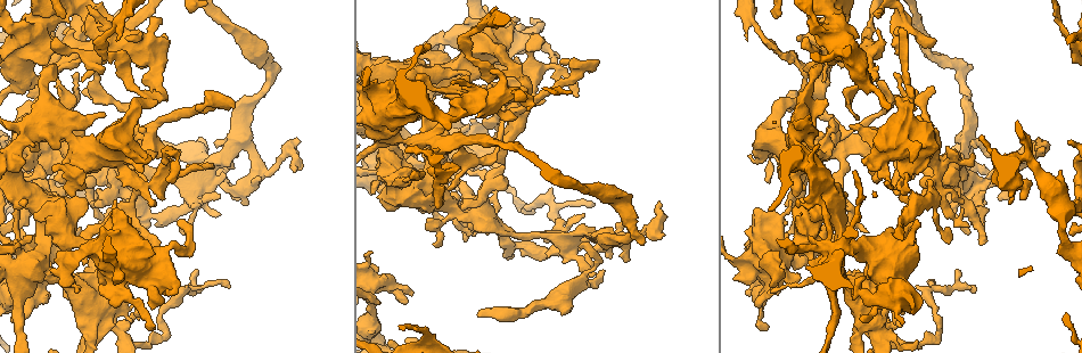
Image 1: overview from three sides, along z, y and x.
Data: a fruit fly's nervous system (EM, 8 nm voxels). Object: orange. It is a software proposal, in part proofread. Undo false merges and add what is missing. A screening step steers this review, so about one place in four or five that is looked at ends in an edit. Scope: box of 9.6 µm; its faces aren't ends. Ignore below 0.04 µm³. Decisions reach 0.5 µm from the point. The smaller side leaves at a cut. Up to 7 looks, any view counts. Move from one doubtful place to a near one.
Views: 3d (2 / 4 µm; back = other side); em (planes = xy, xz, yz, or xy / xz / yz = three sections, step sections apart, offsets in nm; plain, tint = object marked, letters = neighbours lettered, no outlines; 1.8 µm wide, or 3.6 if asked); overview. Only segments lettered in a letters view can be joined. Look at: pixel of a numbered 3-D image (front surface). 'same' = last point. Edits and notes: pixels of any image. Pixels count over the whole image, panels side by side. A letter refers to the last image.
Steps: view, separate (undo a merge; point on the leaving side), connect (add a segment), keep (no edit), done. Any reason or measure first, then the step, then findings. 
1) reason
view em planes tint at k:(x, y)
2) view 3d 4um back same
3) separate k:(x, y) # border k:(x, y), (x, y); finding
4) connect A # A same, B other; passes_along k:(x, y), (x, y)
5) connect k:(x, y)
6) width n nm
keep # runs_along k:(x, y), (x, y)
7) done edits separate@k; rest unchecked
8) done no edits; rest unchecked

an open end
view 3d 2um at 1:(198, 105)

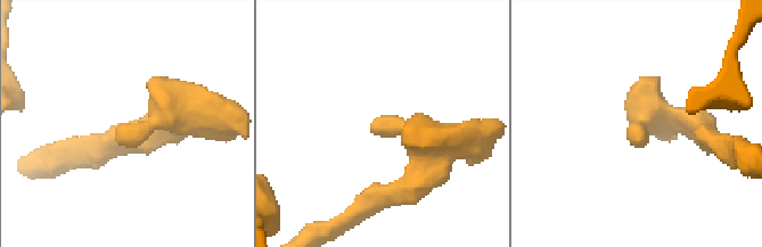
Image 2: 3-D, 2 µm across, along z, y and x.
need the tissue
view em planes letters at 2:(124, 125)

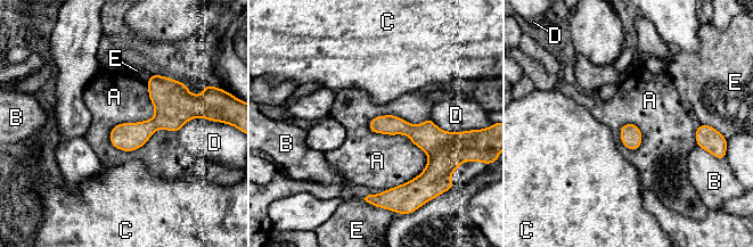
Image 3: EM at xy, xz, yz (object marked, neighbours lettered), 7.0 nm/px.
width 140 nm
keep # A other, B other, C other, D other, E other; border 3:(430, 117), (385, 190); no lettered segment goes on from it

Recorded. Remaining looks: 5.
calibre changes
view em planes tint at 1:(141, 300)

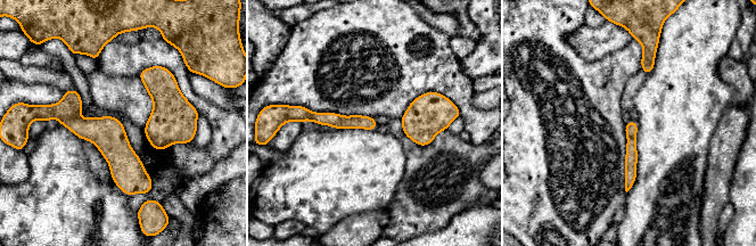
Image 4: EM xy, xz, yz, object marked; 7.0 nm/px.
what lies round it
view em planes letters same

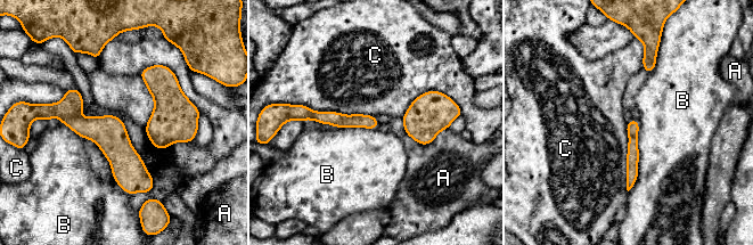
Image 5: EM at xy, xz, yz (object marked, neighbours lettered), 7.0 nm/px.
longest_contact C 550 nm
keep # A other, B other, C other; border 5:(299, 104), (316, 111), (375, 117); one neuron here

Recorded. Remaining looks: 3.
calibre changes
view em yz step 8 tint at 1:(122, 339)

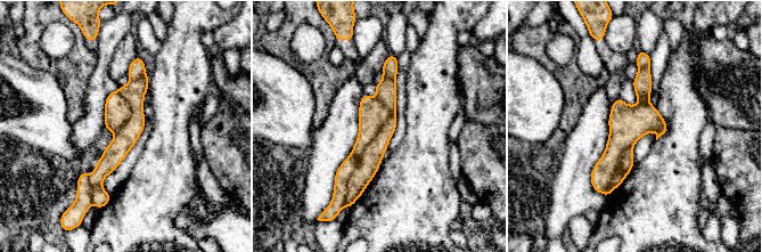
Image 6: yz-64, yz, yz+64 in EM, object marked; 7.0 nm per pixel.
view em xz step 8 letters same

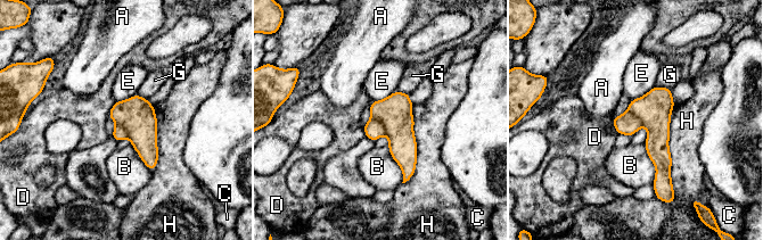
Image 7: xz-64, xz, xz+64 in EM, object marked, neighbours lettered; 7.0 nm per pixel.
separate 7:(374, 129) # A other, B other, C other, D other, E other, G other, H other; border 7:(371, 116), (383, 125), (385, 133); two neurons meet here

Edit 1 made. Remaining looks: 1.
done edits separate@7; rest unchecked

